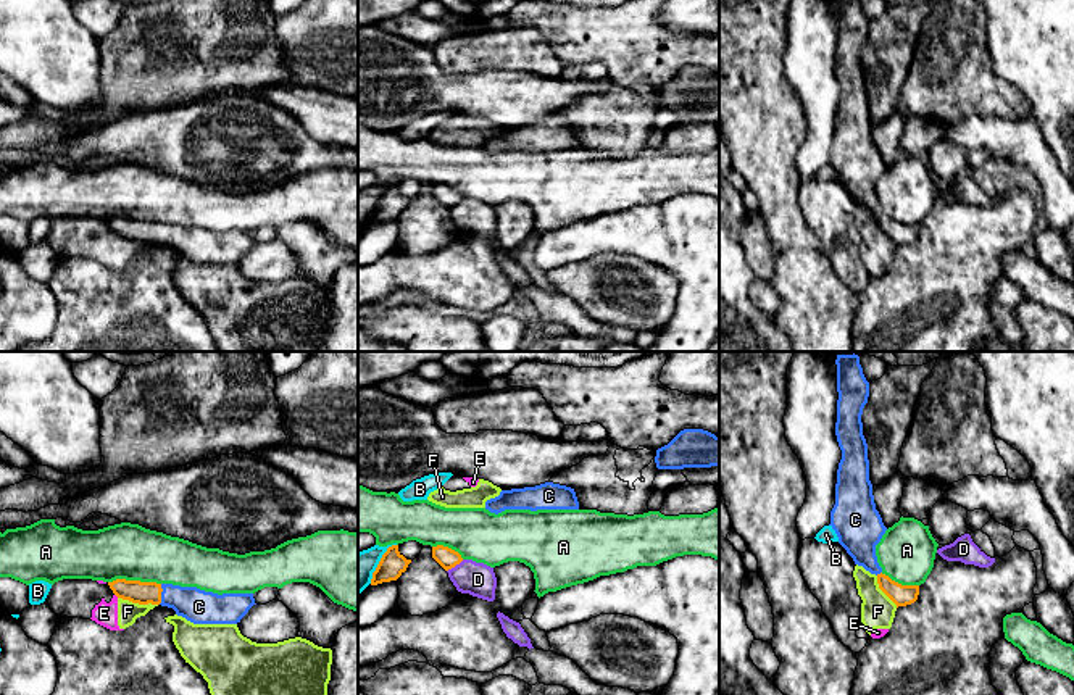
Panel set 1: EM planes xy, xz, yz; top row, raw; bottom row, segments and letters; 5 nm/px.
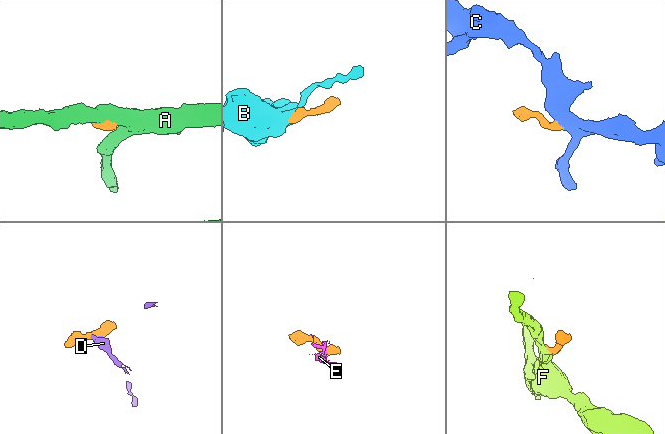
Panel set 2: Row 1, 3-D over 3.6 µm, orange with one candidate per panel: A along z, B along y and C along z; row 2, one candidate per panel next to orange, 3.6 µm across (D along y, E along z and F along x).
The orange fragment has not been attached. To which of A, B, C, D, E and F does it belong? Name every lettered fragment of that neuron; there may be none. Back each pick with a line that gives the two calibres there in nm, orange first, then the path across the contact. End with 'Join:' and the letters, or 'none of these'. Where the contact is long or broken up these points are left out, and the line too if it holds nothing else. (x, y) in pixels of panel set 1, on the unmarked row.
C: 110 nm thick on the orange side, 170 nm on the other; runs through xy (139, 231), (160, 233), (173, 234), (199, 245)
Join: C

